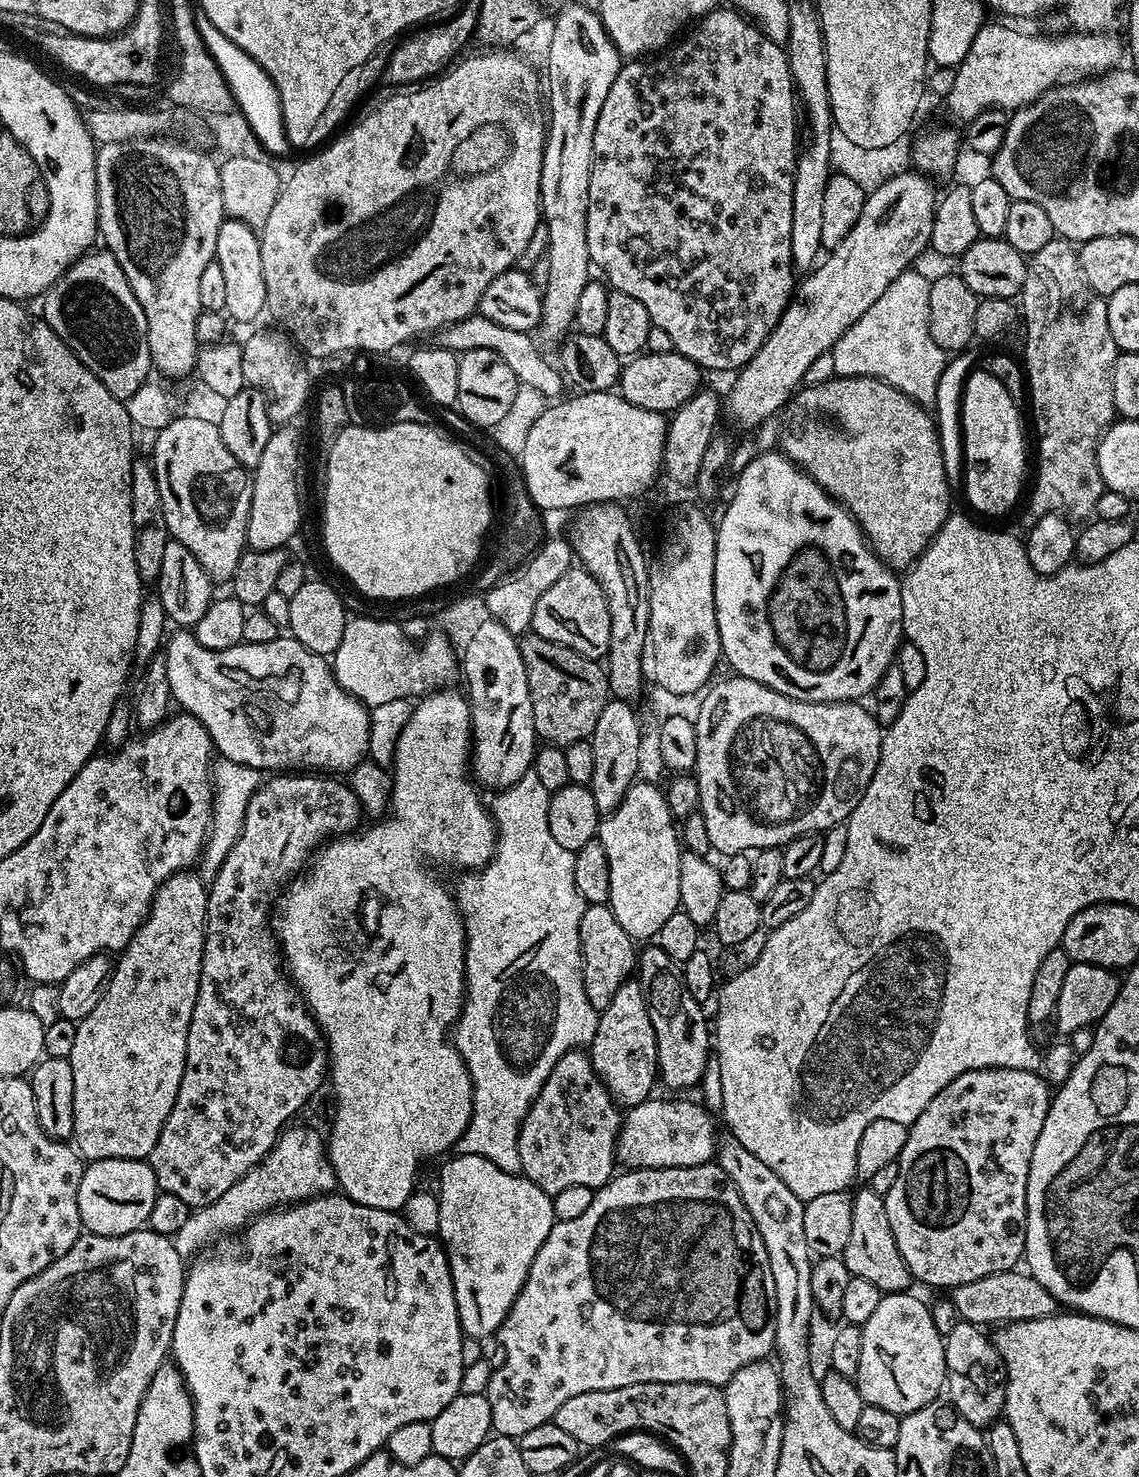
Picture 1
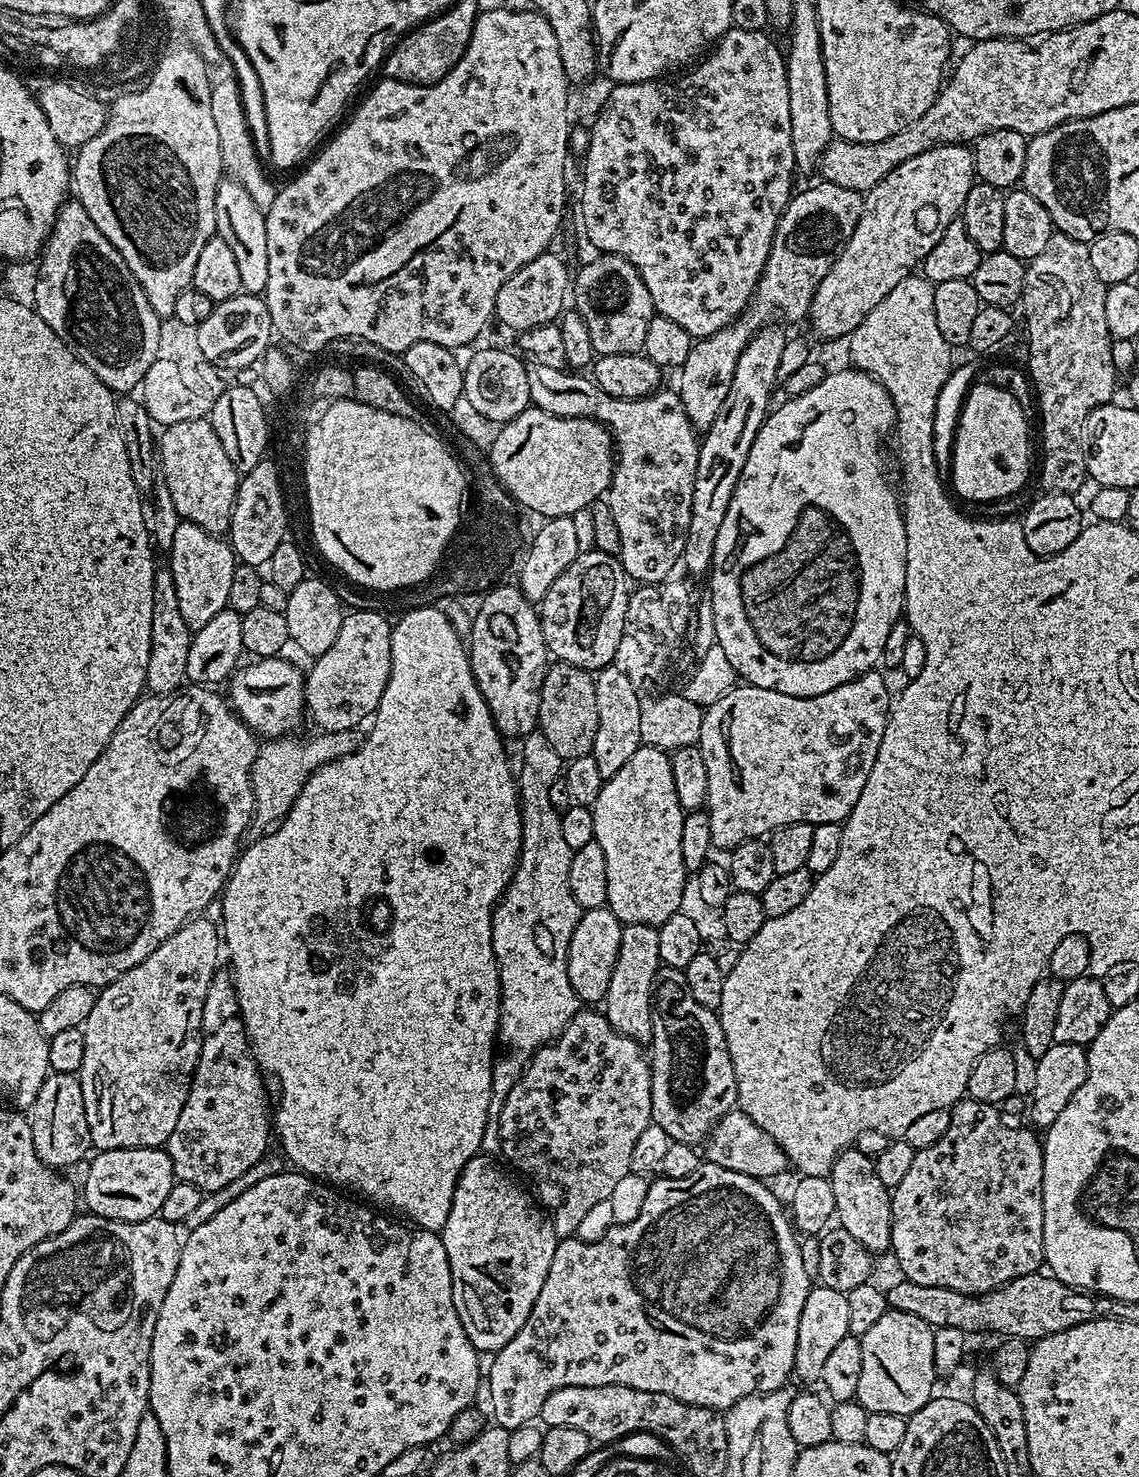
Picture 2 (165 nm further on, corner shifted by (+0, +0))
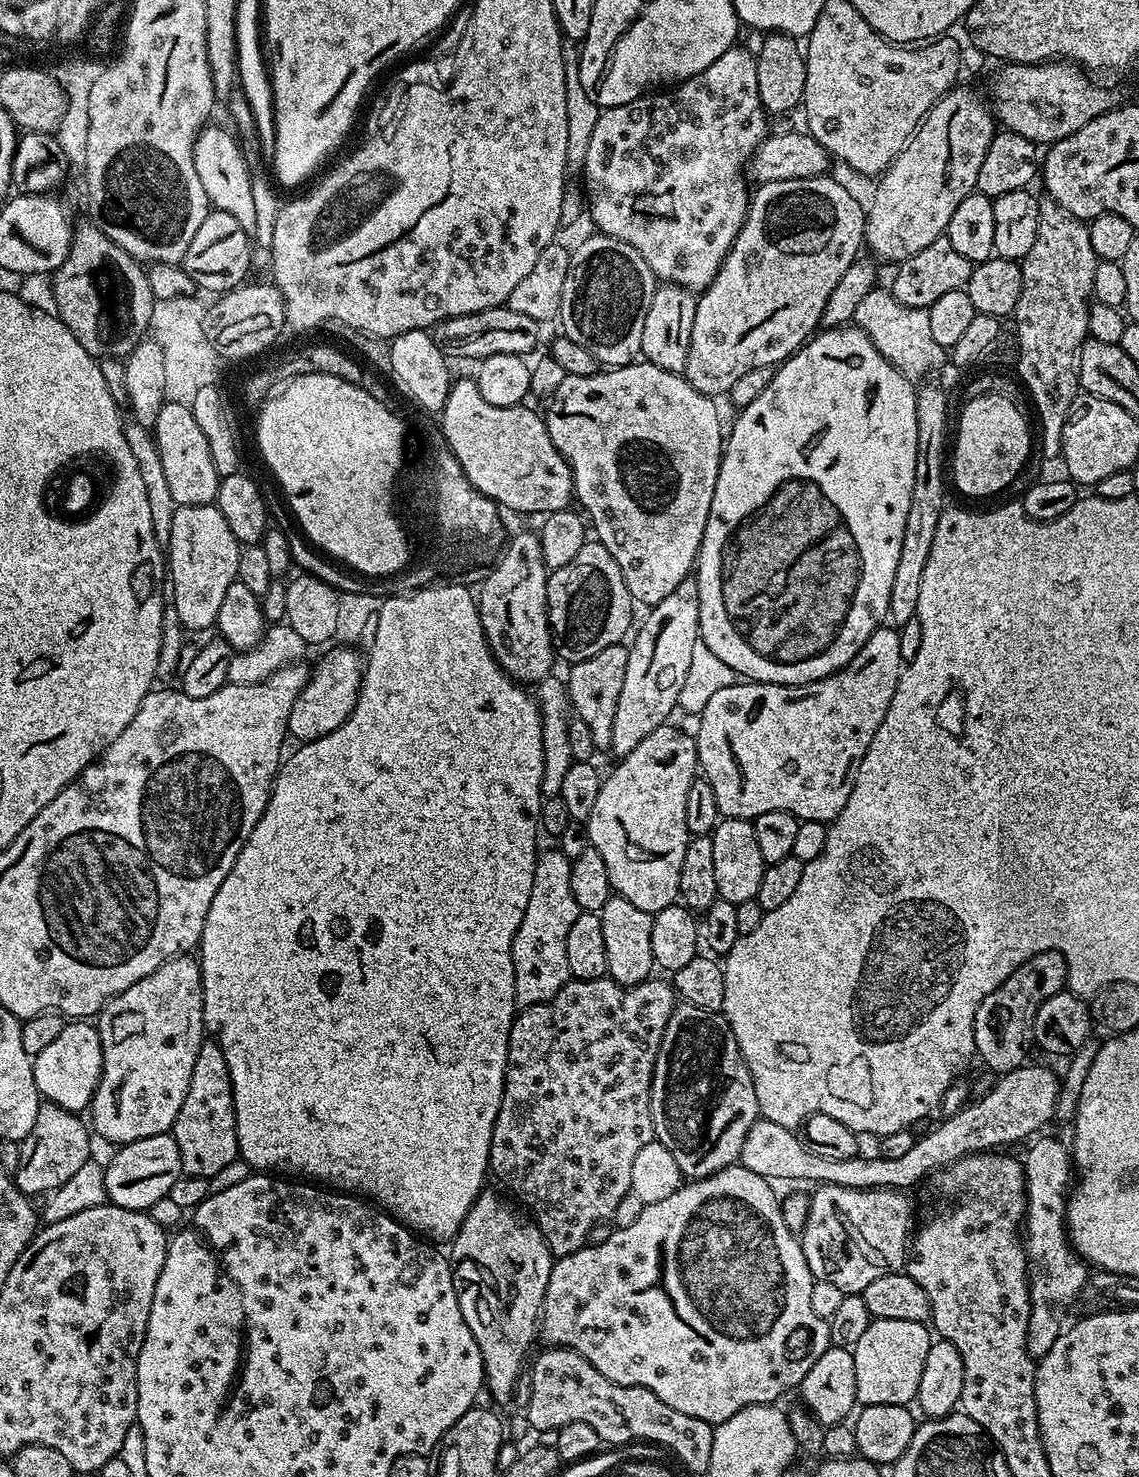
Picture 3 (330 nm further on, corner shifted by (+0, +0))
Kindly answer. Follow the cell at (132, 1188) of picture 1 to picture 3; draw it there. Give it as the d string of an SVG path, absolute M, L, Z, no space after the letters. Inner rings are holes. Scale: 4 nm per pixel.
M163 1132L157 1136L135 1140L117 1147L115 1152L116 1157L104 1168L104 1191L107 1193L107 1199L119 1208L128 1208L132 1212L151 1209L153 1204L167 1197L170 1186L174 1186L174 1182L182 1175L180 1151L176 1145L176 1139L169 1133Z

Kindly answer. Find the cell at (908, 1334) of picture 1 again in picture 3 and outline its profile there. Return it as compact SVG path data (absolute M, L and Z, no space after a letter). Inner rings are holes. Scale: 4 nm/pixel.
M873 1319L872 1325L858 1338L855 1348L851 1349L856 1375L856 1399L865 1404L903 1404L911 1405L916 1399L918 1382L922 1382L922 1366L926 1366L927 1351L930 1350L934 1336L929 1325L924 1322L898 1322L897 1320Z

